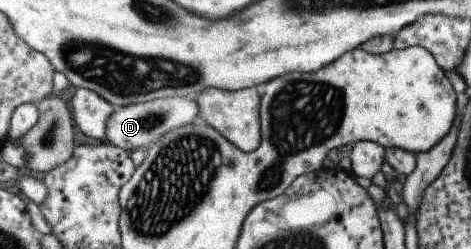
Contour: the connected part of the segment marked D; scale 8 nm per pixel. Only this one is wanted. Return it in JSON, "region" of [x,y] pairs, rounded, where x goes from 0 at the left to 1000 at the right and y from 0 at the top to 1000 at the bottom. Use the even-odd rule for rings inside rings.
{"region":[[[361,390],[327,398],[325,406],[242,430],[236,470],[227,478],[223,506],[223,562],[242,586],[276,614],[285,598],[299,598],[304,582],[329,574],[346,534],[367,526],[376,510],[410,494],[418,482],[418,422],[410,390]]]}

